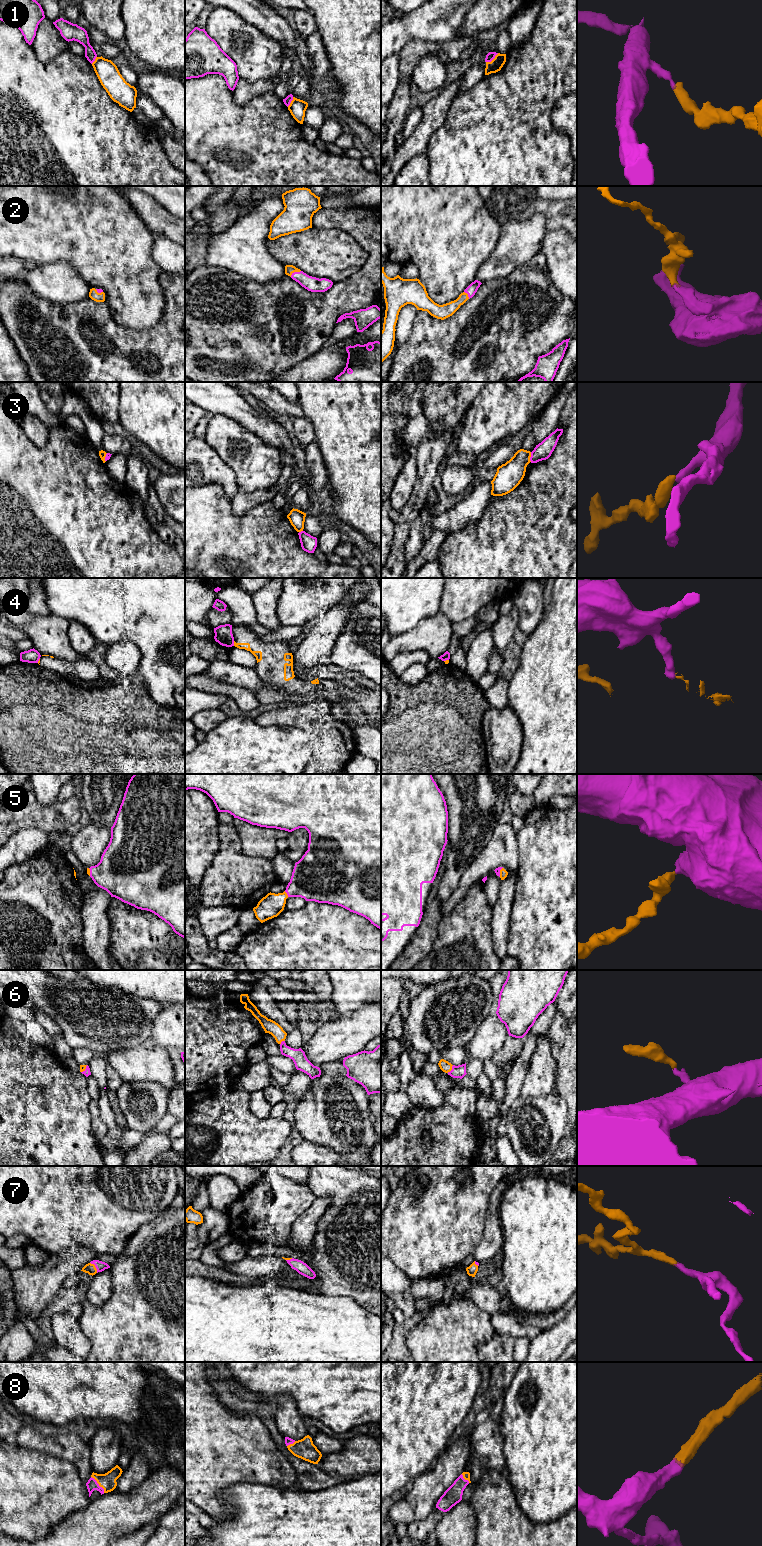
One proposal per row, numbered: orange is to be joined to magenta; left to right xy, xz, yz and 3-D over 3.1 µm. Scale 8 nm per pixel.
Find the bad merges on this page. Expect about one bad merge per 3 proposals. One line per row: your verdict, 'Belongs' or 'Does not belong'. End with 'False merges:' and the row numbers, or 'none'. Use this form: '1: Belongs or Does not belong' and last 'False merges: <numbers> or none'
1: Does not belong
2: Belongs
3: Does not belong
4: Does not belong
5: Belongs
6: Belongs
7: Belongs
8: Belongs
False merges: 1, 3, 4

